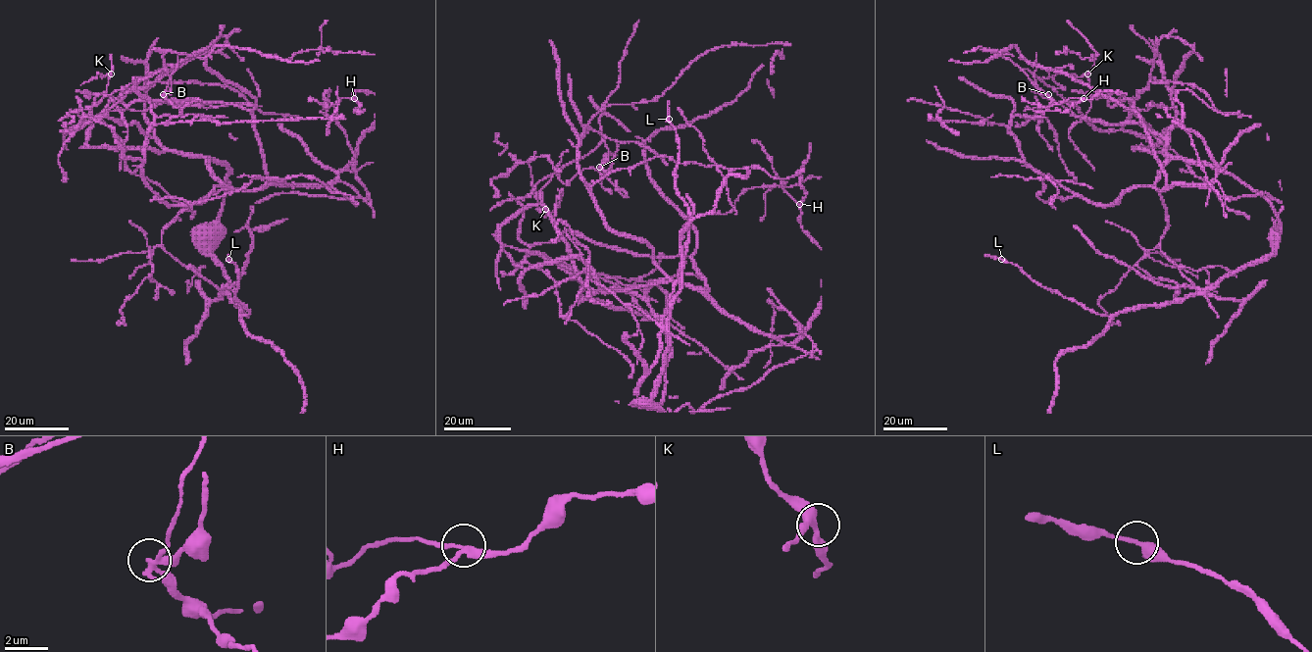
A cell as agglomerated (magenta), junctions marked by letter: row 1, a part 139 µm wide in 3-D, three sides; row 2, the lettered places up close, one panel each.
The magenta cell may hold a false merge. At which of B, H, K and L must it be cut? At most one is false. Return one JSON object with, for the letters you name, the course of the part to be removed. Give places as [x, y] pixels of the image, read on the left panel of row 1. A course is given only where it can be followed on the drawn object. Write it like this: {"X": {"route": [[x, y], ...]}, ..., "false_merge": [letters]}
{"false_merge": []}

